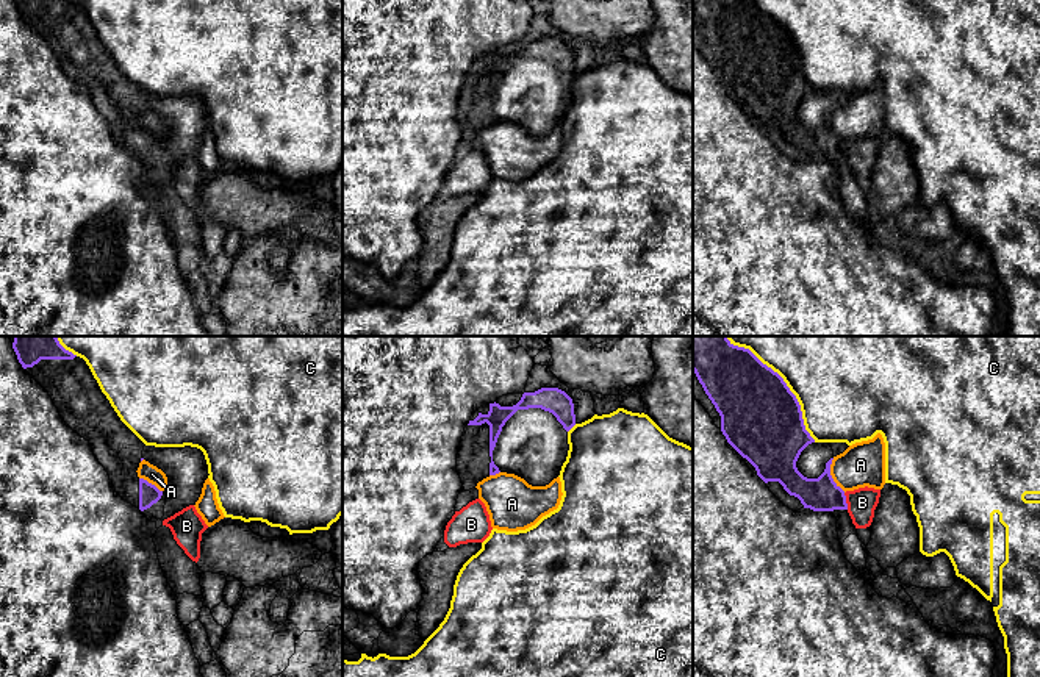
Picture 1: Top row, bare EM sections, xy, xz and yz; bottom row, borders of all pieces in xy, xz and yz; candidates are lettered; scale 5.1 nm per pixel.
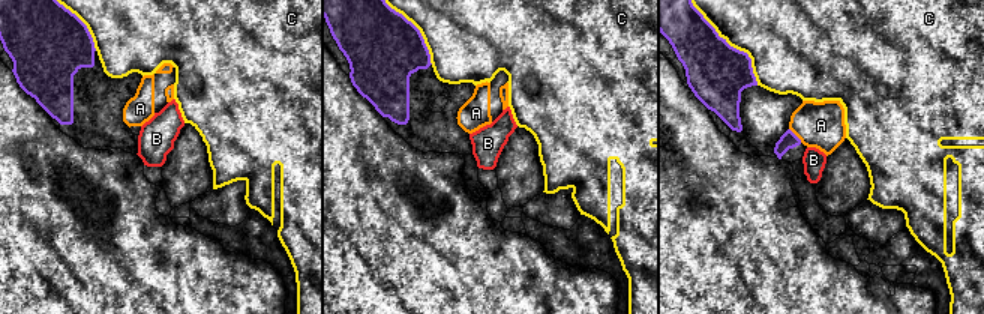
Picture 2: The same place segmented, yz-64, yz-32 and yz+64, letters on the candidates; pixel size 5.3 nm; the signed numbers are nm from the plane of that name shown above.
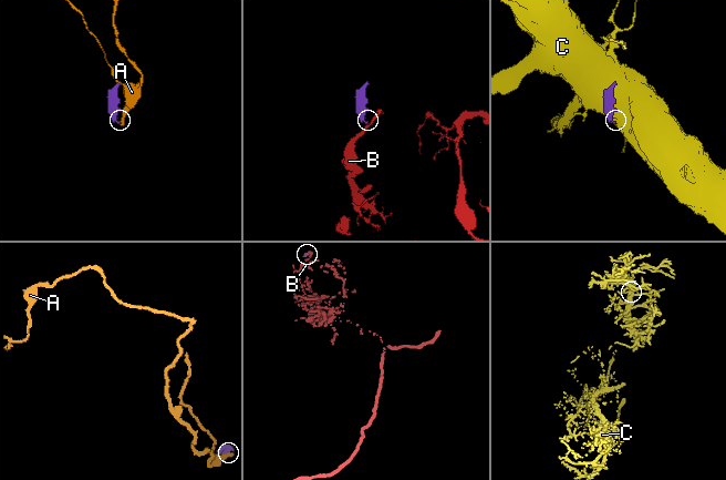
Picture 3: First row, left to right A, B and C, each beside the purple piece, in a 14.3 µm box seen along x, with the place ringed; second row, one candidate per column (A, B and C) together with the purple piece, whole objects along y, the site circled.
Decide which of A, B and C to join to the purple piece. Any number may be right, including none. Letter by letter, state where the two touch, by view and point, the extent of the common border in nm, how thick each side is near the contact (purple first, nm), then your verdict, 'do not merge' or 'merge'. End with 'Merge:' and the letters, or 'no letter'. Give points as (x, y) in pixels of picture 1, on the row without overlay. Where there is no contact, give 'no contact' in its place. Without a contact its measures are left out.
A: yz (831, 125) | 190 nm | 180/220 nm | do not merge
B: yz (845, 150) | 90 nm | 180/150 nm | do not merge
C: yz (793, 44) | 600 nm | 420/440 nm | do not merge
Merge: no letter

